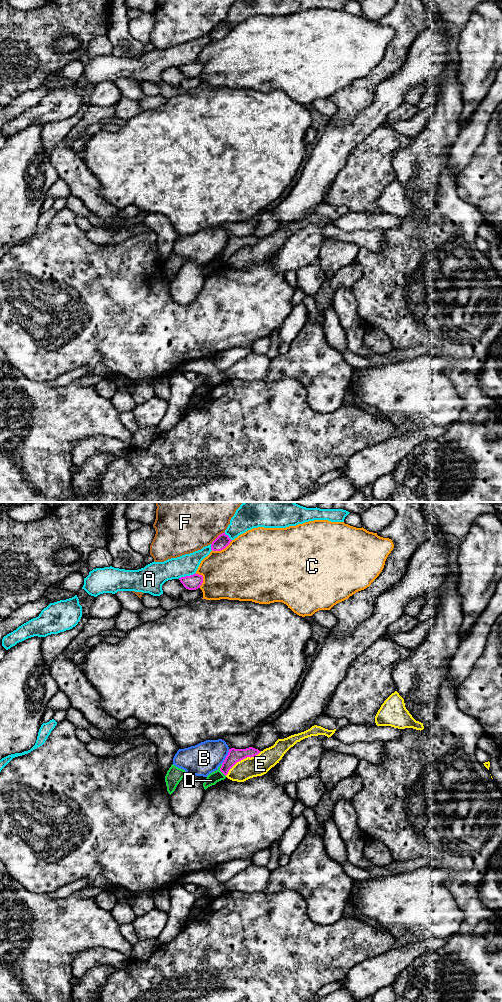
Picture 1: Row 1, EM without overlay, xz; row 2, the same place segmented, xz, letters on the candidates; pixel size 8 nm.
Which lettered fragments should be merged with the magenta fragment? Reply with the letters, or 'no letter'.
no letter

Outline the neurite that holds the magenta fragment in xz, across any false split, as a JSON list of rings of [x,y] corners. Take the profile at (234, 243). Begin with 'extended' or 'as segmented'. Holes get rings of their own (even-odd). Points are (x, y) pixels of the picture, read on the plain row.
as segmented; [[[249,235],[246,237],[229,237],[228,243],[226,244],[220,259],[226,264],[229,258],[239,249],[247,246],[247,245],[254,245],[258,243],[261,239],[255,237],[253,235]]]

